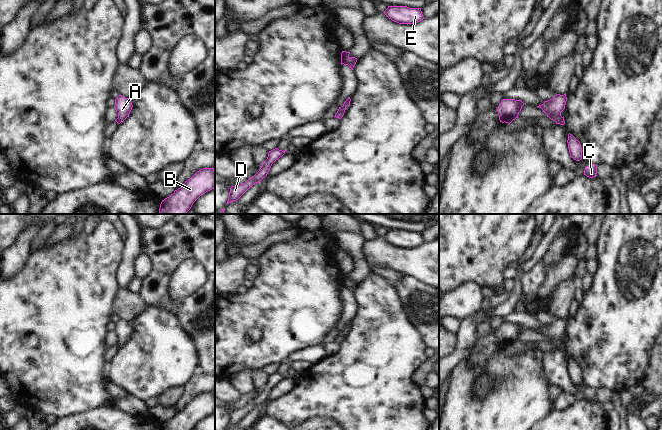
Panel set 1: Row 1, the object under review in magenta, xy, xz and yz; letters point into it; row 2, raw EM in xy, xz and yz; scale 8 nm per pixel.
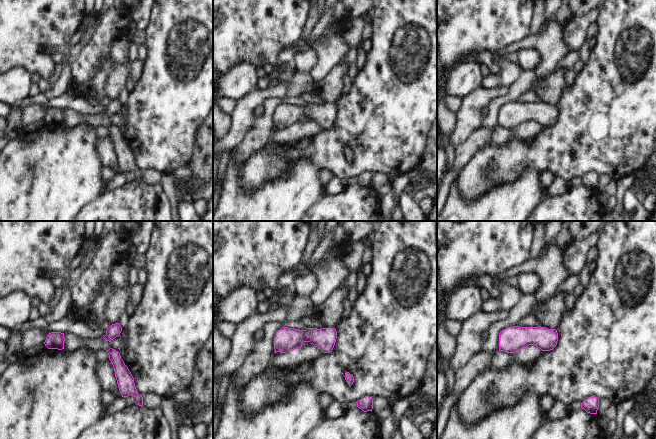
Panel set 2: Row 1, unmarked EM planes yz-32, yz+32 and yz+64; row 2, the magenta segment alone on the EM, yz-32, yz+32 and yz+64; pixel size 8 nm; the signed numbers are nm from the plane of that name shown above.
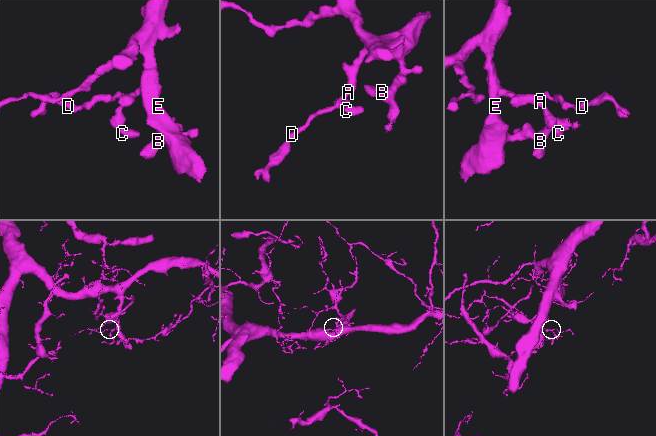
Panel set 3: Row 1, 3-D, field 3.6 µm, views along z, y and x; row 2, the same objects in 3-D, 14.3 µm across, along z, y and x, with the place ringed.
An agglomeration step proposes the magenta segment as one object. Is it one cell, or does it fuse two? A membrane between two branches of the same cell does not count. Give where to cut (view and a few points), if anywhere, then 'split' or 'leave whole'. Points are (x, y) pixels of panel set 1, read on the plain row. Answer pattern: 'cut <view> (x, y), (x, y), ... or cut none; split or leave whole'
cut none; leave whole

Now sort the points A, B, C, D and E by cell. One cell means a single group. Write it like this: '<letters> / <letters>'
A B C D E

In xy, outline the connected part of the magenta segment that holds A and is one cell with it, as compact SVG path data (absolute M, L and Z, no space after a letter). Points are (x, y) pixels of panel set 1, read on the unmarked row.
M119 319L115 323L115 334L118 337L118 342L115 344L118 348L123 346L127 341L129 341L129 338L132 334L132 326L130 322L125 322L122 319Z

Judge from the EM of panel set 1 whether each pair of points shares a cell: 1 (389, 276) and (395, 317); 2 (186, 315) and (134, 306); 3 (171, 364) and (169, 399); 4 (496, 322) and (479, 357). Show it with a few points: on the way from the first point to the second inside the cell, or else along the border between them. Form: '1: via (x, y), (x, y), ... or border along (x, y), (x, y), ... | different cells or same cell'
1: border along (369, 273), (381, 276), (387, 282), (393, 284) | different cells
2: border along (138, 294), (147, 305) | different cells
3: border along (182, 386), (169, 388), (158, 396) | different cells
4: via (494, 331), (490, 343), (485, 348) | same cell

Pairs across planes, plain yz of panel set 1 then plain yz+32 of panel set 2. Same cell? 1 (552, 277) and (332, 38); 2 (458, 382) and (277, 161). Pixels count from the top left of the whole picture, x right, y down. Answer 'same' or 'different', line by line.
1: same
2: different

